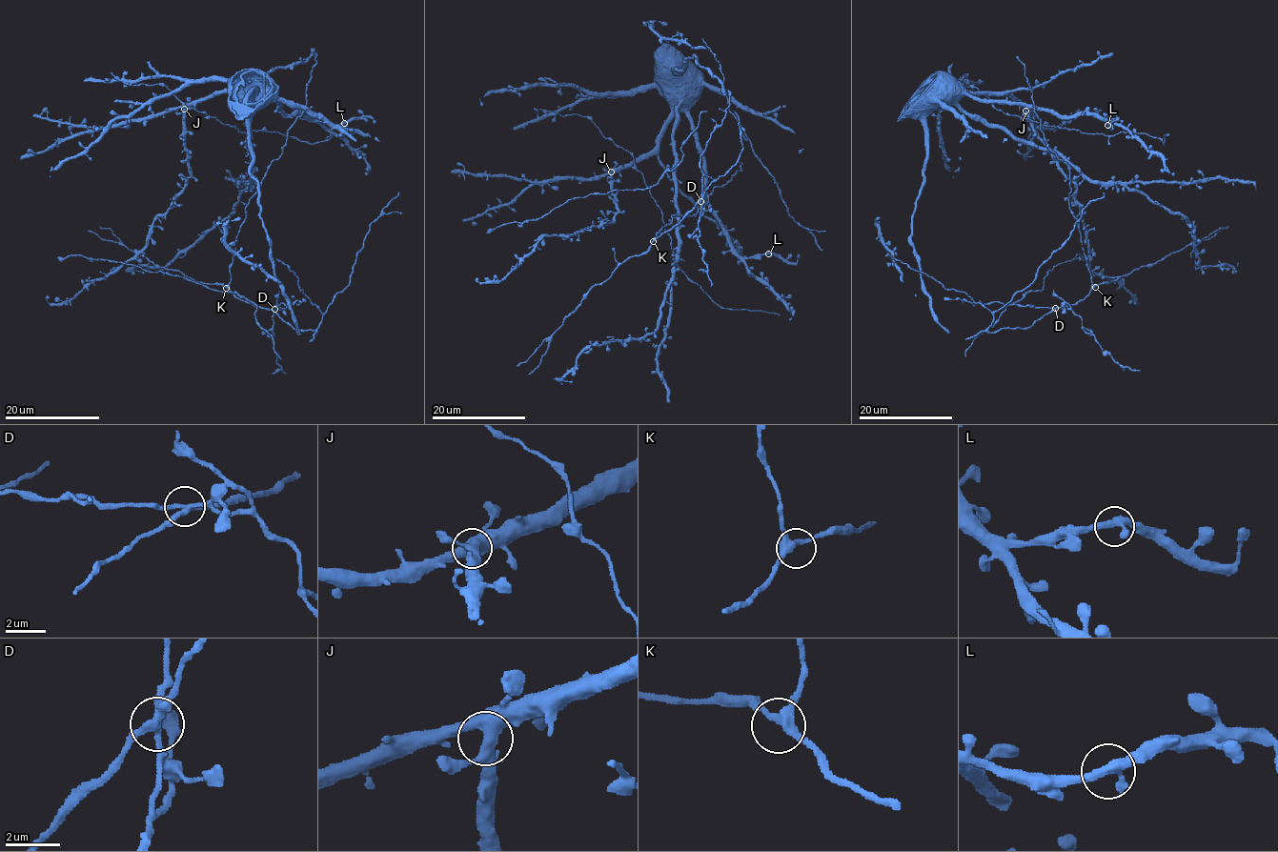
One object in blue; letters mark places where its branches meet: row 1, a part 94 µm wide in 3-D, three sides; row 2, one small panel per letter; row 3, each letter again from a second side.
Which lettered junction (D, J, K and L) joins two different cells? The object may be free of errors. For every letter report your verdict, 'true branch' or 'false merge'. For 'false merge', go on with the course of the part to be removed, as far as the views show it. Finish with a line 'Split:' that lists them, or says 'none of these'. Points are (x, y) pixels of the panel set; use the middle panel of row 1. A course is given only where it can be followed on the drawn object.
D: false merge; course (700, 201), (699, 154), (713, 131), (721, 123), (729, 106), (728, 91)
J: true branch
K: true branch
L: true branch
Split: D

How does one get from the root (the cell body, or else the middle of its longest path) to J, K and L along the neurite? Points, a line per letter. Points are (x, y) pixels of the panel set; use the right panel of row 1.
J: (1044, 148), (1017, 141), (999, 128), (985, 126), (970, 116), (958, 100), (965, 92), (1008, 94), (1025, 111)
K: (1044, 148), (1056, 150), (1083, 177), (1071, 188), (1069, 208), (1079, 226), (1083, 254), (1095, 287)
L: (1044, 148), (985, 126), (958, 101), (964, 95), (1004, 100), (1068, 116), (1100, 115), (1107, 125)

